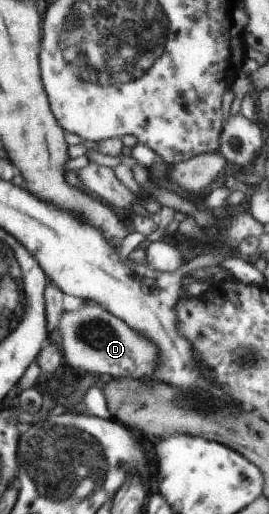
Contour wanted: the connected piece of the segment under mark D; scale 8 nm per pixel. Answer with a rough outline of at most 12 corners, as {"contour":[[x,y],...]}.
{"contour":[[96,302],[63,311],[74,370],[148,378],[158,349]]}

